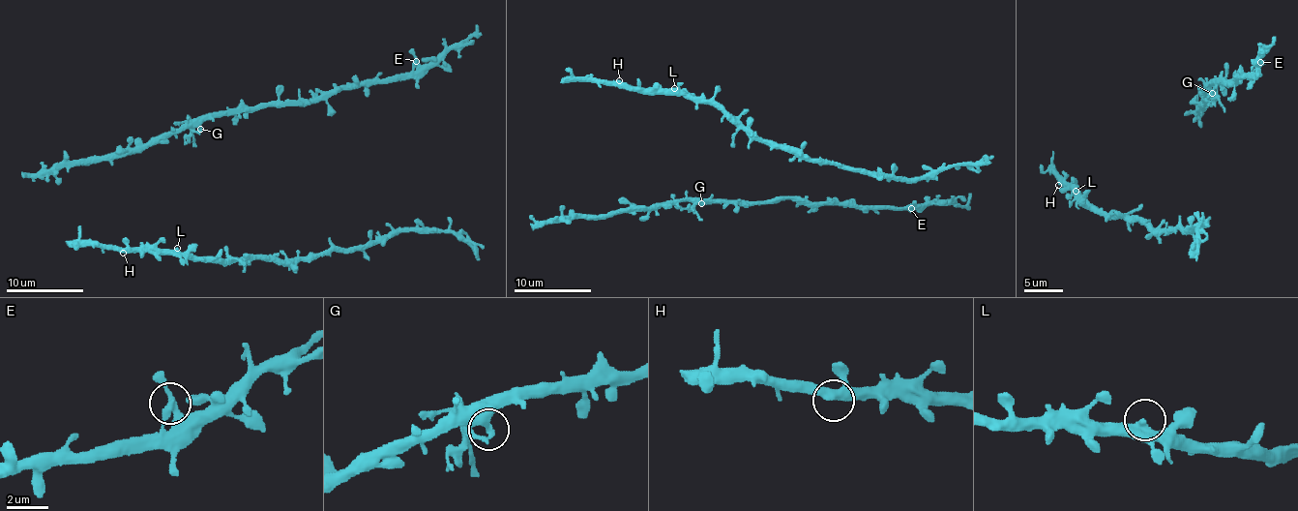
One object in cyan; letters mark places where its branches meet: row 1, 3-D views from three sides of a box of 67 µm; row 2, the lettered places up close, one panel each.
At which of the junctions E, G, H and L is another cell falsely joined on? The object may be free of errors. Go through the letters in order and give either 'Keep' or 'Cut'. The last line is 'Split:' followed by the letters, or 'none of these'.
E: Keep
G: Cut
H: Keep
L: Keep
Split: G

